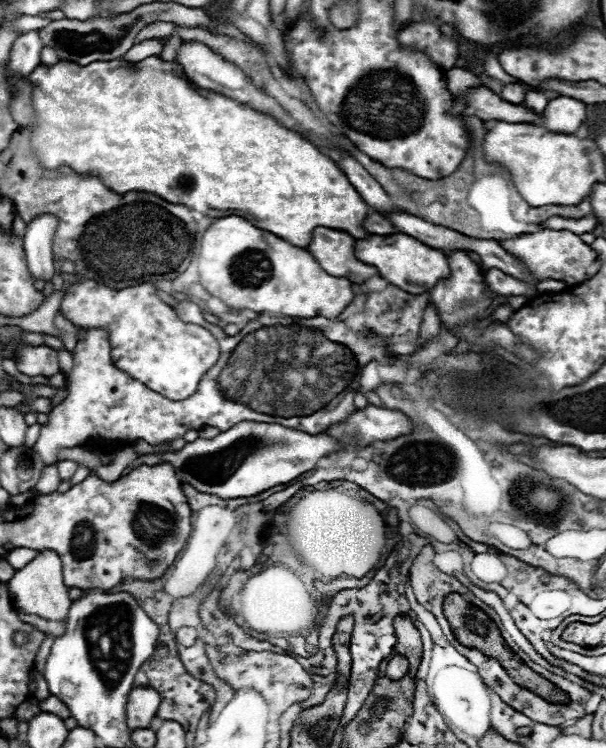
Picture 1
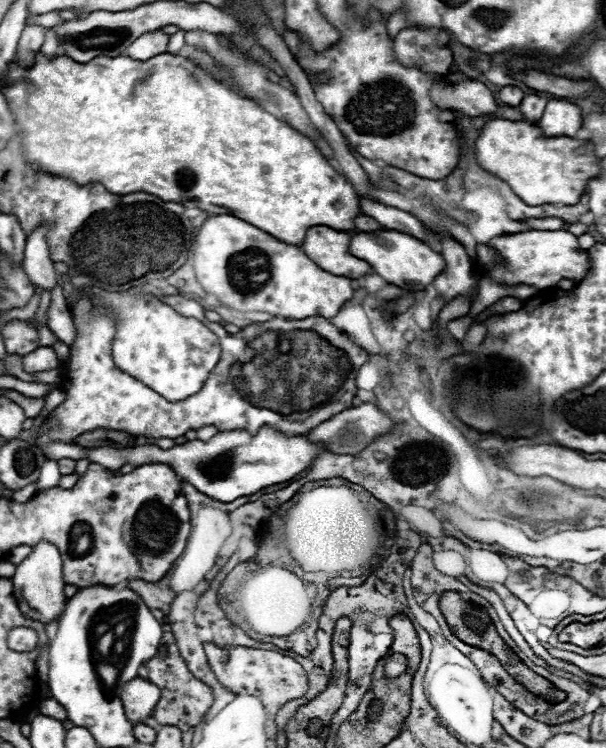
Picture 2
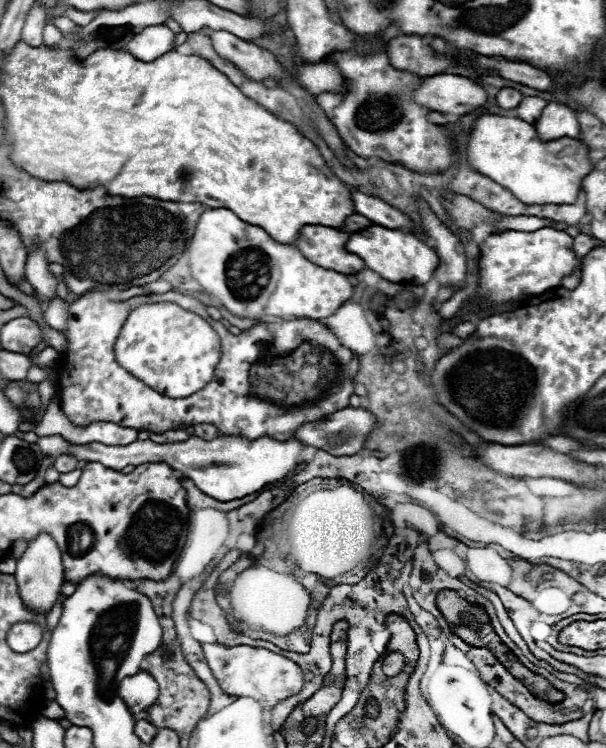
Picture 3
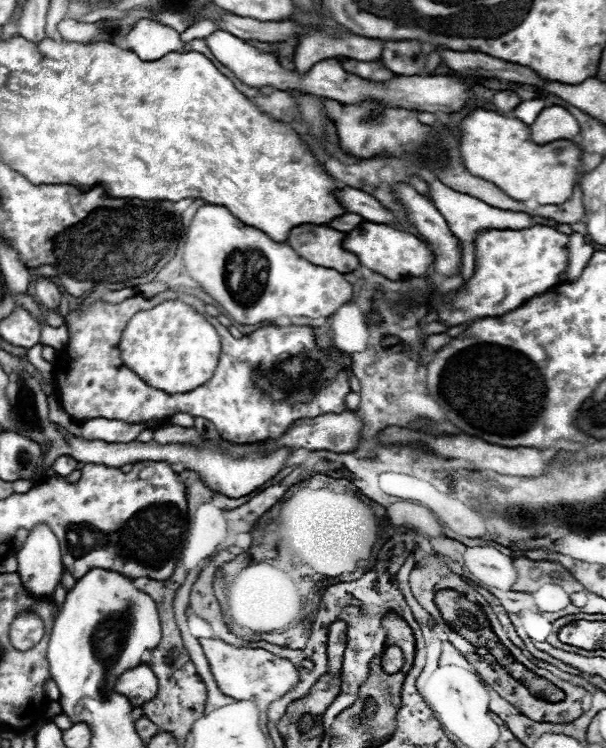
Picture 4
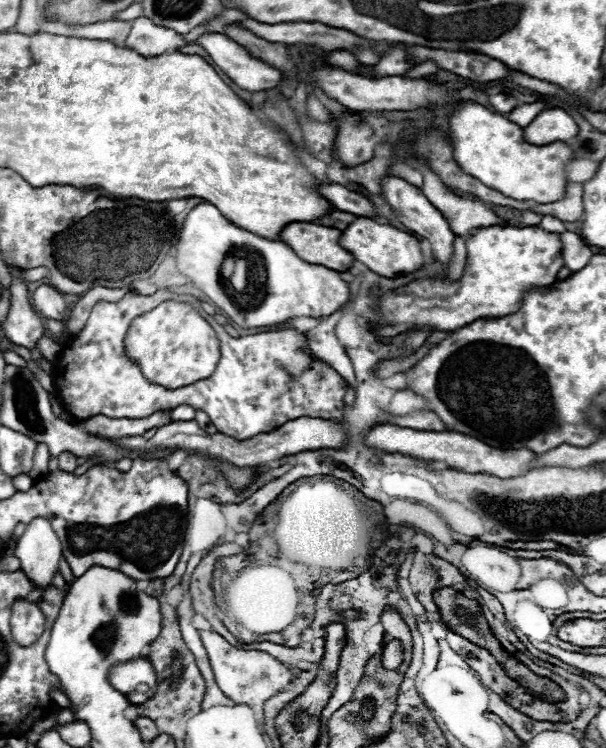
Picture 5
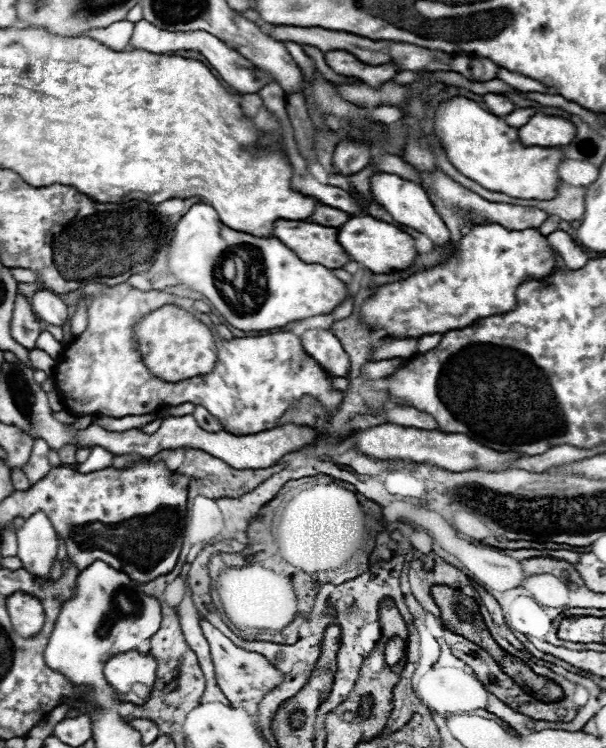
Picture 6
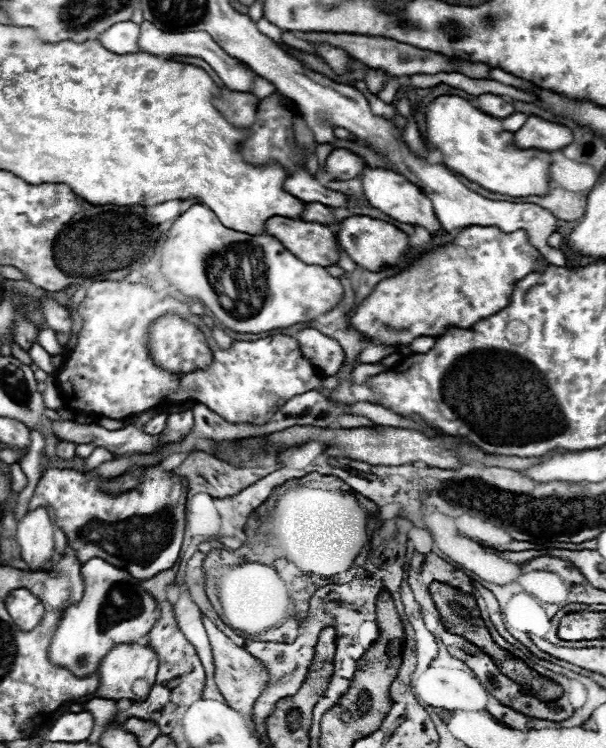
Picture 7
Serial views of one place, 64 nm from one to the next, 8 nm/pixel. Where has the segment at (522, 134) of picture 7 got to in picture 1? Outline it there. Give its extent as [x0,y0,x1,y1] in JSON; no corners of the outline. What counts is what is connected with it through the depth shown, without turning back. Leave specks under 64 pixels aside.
[544,96,586,134]

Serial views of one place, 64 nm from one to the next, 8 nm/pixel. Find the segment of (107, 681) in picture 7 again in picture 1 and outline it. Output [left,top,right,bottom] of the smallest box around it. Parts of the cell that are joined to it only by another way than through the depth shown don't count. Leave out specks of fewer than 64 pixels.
[126,686,160,728]

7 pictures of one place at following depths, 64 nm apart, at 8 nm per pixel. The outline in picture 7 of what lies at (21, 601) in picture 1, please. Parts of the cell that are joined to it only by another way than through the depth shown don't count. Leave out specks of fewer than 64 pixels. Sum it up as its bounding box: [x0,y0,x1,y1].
[18,508,54,570]

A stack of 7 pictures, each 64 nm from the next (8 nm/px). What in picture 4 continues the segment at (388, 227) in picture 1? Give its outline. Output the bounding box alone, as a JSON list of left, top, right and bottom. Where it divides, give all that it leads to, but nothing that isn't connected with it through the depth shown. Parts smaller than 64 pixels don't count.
[328,214,364,232]

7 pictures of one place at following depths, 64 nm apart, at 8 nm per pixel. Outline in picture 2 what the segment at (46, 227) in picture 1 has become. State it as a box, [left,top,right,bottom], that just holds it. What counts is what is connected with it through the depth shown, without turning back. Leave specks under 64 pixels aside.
[22,222,56,290]

